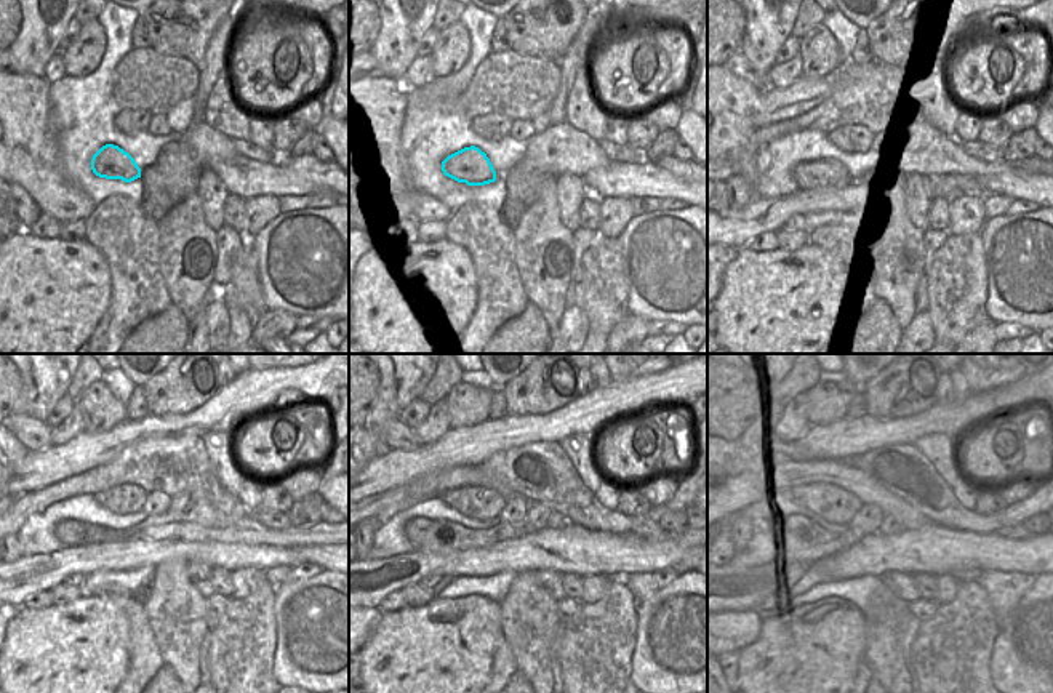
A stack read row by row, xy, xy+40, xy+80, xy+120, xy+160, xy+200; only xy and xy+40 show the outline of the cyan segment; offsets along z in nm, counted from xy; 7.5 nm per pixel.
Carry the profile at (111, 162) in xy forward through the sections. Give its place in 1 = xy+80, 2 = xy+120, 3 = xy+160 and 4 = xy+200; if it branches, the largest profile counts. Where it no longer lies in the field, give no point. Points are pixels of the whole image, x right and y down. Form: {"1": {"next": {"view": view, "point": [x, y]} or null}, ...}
{"1": {"next": {"view": "xy+80", "point": [826, 173]}}, "2": {"next": {"view": "xy+120", "point": [63, 528]}}, "3": {"next": {"view": "xy+160", "point": [416, 528]}}, "4": {"next": {"view": "xy+200", "point": [775, 524]}}}

